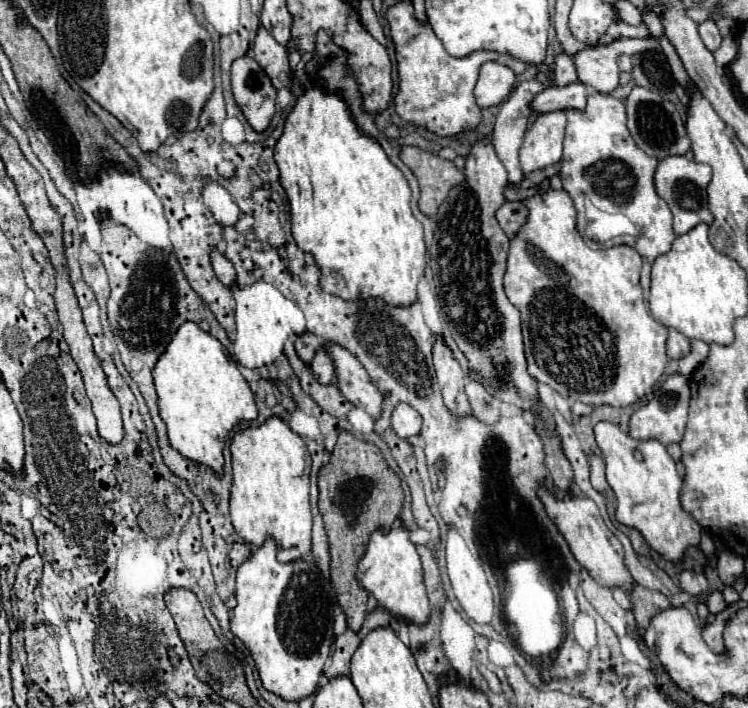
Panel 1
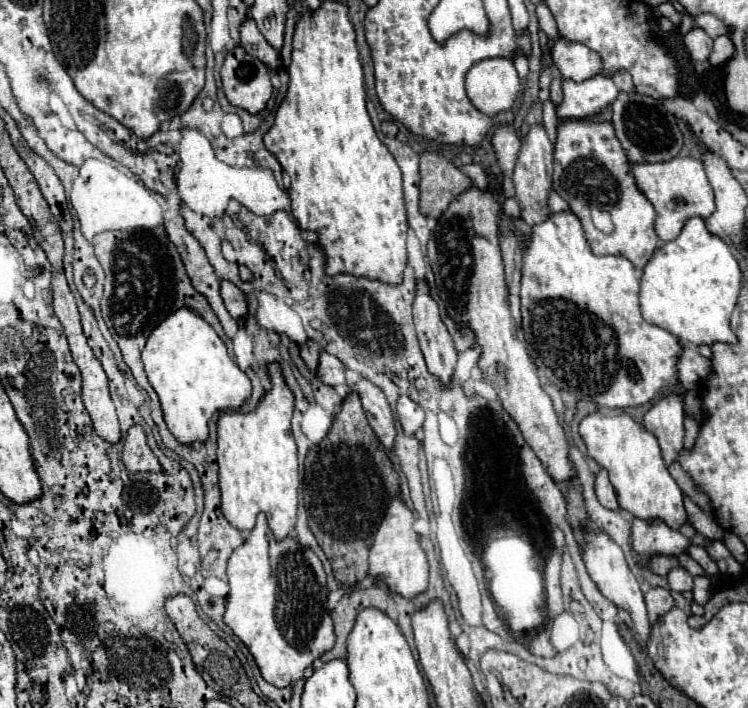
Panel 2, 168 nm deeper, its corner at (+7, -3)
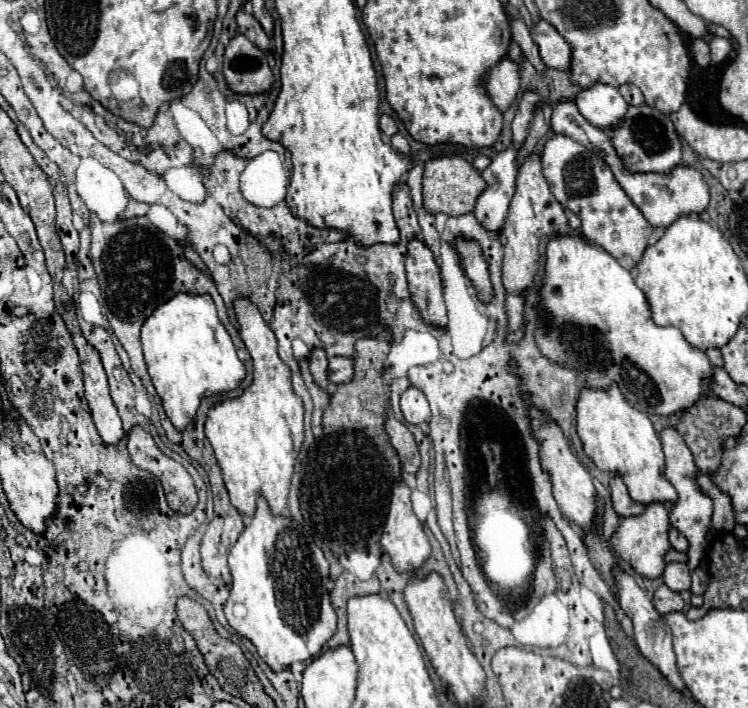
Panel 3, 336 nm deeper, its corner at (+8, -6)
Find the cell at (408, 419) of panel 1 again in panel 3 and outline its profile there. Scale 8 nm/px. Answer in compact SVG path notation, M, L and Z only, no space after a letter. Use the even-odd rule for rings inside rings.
M410 386L400 400L402 406L402 414L406 418L408 424L424 424L430 420L430 408L428 408L428 400L424 396L422 390Z

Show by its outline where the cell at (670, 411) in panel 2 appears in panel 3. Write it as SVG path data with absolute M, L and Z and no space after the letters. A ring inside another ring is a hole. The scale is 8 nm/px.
M666 428L660 432L660 440L662 440L664 456L666 456L666 478L670 480L670 484L678 492L676 504L670 506L670 524L680 534L684 534L688 538L688 542L690 542L690 548L686 552L688 554L688 568L696 570L696 566L700 564L700 560L704 556L704 548L706 548L706 532L710 530L710 518L712 518L712 500L702 492L702 488L696 482L698 468L694 464L692 452L688 450L688 446L680 438L680 434L672 428Z

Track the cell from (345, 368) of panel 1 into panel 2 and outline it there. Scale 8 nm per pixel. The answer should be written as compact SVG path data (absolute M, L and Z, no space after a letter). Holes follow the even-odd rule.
M361 379L353 385L349 385L349 393L357 393L361 397L363 409L367 413L367 421L381 441L385 449L393 447L393 437L395 437L395 425L393 425L393 413L391 407L379 387L369 383L367 379Z

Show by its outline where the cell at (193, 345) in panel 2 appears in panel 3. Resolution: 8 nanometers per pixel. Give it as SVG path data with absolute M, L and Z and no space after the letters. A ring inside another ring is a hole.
M180 292L180 294L172 296L168 302L164 302L164 306L158 306L146 318L146 322L142 326L142 348L144 348L144 358L146 358L150 378L154 382L154 388L156 388L158 396L162 398L168 418L172 420L172 424L178 430L184 430L188 426L188 418L196 416L196 410L204 398L234 390L246 374L244 362L238 358L236 348L230 340L230 334L224 328L224 324L220 322L210 294Z

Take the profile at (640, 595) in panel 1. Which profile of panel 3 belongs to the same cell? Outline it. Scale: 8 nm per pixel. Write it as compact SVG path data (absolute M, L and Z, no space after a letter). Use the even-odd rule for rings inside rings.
M660 586L656 592L654 592L654 606L660 614L668 614L668 612L674 612L674 610L682 610L684 608L684 600L678 592L670 590L668 586Z

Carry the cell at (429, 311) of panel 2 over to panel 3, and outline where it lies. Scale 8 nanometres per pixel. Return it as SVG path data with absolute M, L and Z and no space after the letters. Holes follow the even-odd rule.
M418 238L408 242L406 274L414 304L420 308L422 318L436 326L446 326L446 306L442 296L440 268L432 250Z

